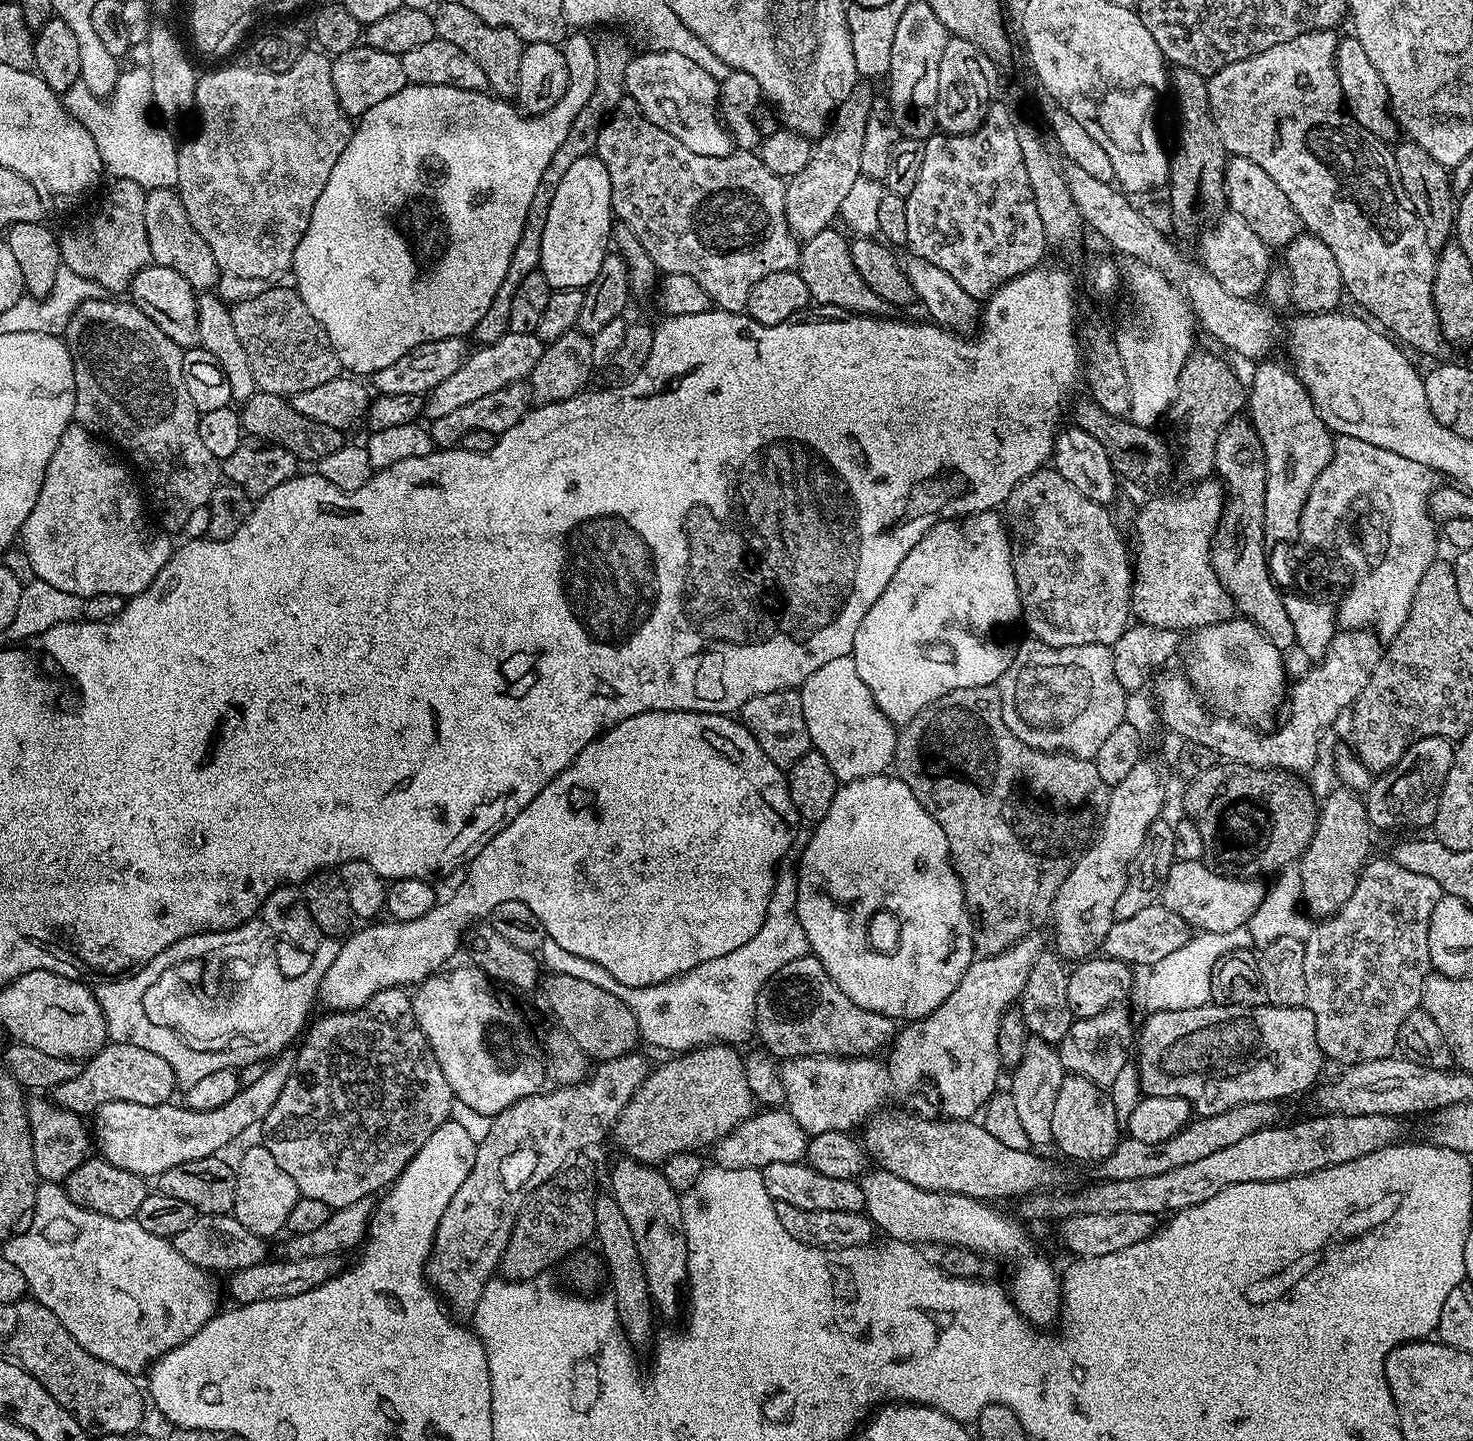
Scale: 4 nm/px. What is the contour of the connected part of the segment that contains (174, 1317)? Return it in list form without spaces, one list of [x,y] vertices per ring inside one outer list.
[[[44,1182],[37,1187],[36,1205],[32,1207],[30,1219],[23,1225],[23,1228],[24,1232],[17,1231],[3,1241],[2,1255],[10,1262],[14,1262],[14,1266],[18,1266],[18,1270],[22,1270],[22,1278],[26,1278],[31,1299],[46,1306],[46,1310],[50,1310],[50,1314],[54,1314],[54,1318],[58,1318],[58,1322],[62,1322],[62,1326],[66,1326],[66,1330],[70,1330],[70,1334],[74,1338],[74,1342],[78,1342],[78,1346],[85,1348],[94,1358],[123,1372],[137,1374],[136,1372],[141,1371],[140,1373],[143,1373],[159,1356],[182,1346],[182,1342],[194,1338],[194,1334],[198,1334],[198,1330],[202,1330],[202,1326],[206,1326],[206,1322],[210,1322],[221,1307],[220,1292],[222,1296],[222,1288],[221,1285],[220,1288],[216,1285],[217,1277],[206,1268],[199,1268],[186,1262],[186,1258],[182,1258],[182,1254],[178,1254],[178,1250],[169,1237],[150,1234],[150,1230],[145,1230],[134,1218],[130,1220],[106,1218],[106,1214],[86,1210],[69,1198],[59,1183]]]

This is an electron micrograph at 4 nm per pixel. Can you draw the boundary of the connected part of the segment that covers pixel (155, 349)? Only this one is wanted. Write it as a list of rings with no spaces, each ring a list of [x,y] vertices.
[[[101,298],[96,300],[86,300],[82,302],[77,309],[74,310],[73,316],[69,319],[69,324],[66,326],[62,339],[65,344],[68,345],[68,349],[70,350],[70,354],[72,355],[72,361],[74,362],[74,390],[76,391],[76,405],[74,406],[74,420],[75,423],[81,424],[86,431],[95,434],[97,437],[105,438],[104,436],[109,436],[110,439],[113,440],[114,443],[117,444],[118,447],[121,448],[122,451],[125,452],[126,455],[129,456],[130,459],[133,460],[134,463],[140,467],[140,472],[144,475],[144,484],[143,487],[146,489],[147,499],[150,501],[152,499],[152,504],[156,507],[156,516],[161,520],[163,527],[167,529],[169,533],[176,534],[179,533],[186,526],[186,518],[190,518],[190,513],[194,510],[198,510],[198,506],[202,506],[203,504],[207,504],[208,500],[212,496],[213,490],[215,490],[217,484],[221,483],[222,480],[222,464],[221,461],[218,461],[214,458],[214,454],[210,454],[210,450],[206,450],[206,445],[202,443],[202,438],[198,438],[198,422],[200,421],[200,412],[194,406],[194,402],[190,398],[189,392],[186,391],[186,382],[182,378],[182,358],[184,357],[184,352],[179,348],[176,343],[170,338],[166,338],[166,334],[162,334],[162,330],[158,330],[158,326],[154,326],[154,322],[150,322],[150,318],[146,318],[146,314],[142,314],[142,310],[138,310],[138,306],[134,303],[129,302],[127,299],[120,300],[124,298]]]

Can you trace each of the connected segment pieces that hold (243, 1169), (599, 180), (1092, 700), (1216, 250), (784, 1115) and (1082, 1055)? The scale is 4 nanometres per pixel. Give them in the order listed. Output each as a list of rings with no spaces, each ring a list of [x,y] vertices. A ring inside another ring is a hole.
[[[256,1142],[253,1148],[248,1148],[240,1156],[240,1164],[235,1165],[236,1170],[236,1201],[231,1210],[246,1230],[254,1234],[271,1238],[287,1229],[290,1210],[294,1210],[294,1202],[300,1200],[298,1186],[294,1186],[294,1178],[274,1162],[274,1154],[264,1147],[263,1143]]]
[[[583,156],[578,158],[578,162],[573,162],[567,169],[566,174],[562,174],[562,182],[554,190],[554,198],[550,198],[550,214],[546,214],[546,226],[542,226],[542,254],[540,255],[539,272],[544,275],[546,282],[553,290],[557,288],[579,288],[581,290],[588,287],[590,282],[594,282],[594,277],[598,275],[598,270],[602,262],[610,255],[610,241],[614,236],[614,213],[612,210],[612,191],[610,190],[610,174],[606,174],[606,166],[602,166],[599,156]]]
[[[1035,638],[1027,639],[1015,645],[1010,666],[998,681],[1004,725],[1039,752],[1071,752],[1095,761],[1106,737],[1125,723],[1128,712],[1129,693],[1114,675],[1111,647],[1055,648]]]
[[[1231,210],[1225,213],[1213,228],[1205,227],[1199,233],[1199,259],[1206,271],[1214,278],[1218,278],[1218,282],[1222,282],[1223,288],[1230,290],[1230,294],[1251,300],[1263,293],[1264,285],[1268,282],[1270,248],[1262,242],[1262,238],[1258,238],[1258,234],[1254,234],[1254,230],[1250,230],[1250,226],[1246,226],[1246,222],[1242,222],[1238,213]]]
[[[760,1110],[746,1122],[739,1124],[734,1131],[716,1141],[715,1163],[722,1168],[759,1168],[763,1170],[770,1162],[800,1162],[805,1159],[809,1133],[798,1126],[798,1122],[786,1110]]]
[[[1124,1006],[1107,1008],[1102,1014],[1094,1014],[1090,1018],[1073,1019],[1070,1030],[1061,1038],[1058,1051],[1065,1073],[1084,1076],[1098,1087],[1108,1090],[1115,1085],[1118,1074],[1130,1062],[1128,1048],[1134,1044],[1134,1024],[1132,1016]]]

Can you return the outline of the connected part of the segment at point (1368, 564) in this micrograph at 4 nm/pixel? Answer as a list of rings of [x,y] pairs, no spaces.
[[[1335,437],[1330,462],[1322,474],[1318,474],[1306,498],[1298,536],[1308,544],[1333,544],[1337,558],[1352,571],[1348,593],[1338,600],[1338,624],[1341,629],[1373,630],[1381,638],[1391,638],[1402,630],[1414,602],[1414,590],[1418,590],[1418,582],[1422,582],[1422,574],[1426,574],[1426,570],[1438,559],[1438,524],[1428,512],[1428,496],[1437,486],[1437,473],[1422,466],[1422,462],[1410,462],[1410,458],[1394,454],[1394,450],[1382,450],[1358,438]]]

